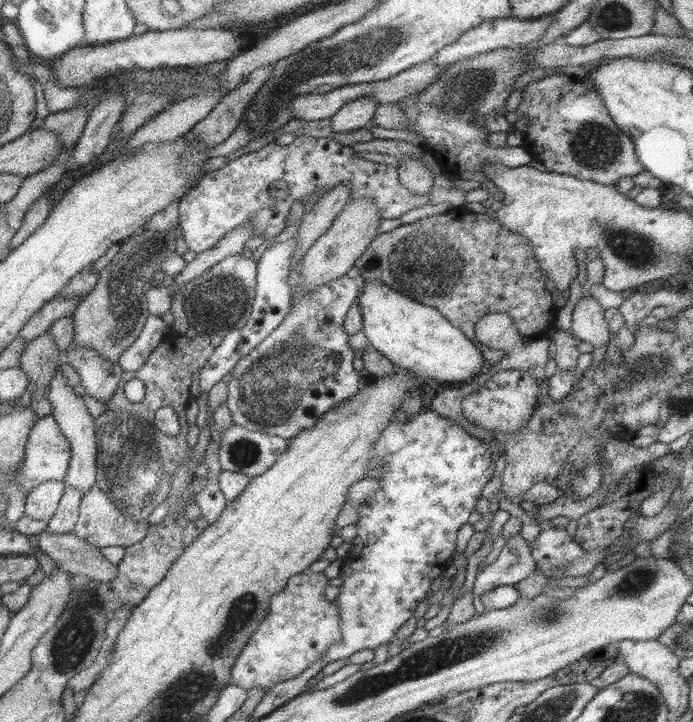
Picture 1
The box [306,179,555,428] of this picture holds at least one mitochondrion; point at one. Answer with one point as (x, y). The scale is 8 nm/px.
(424, 262)

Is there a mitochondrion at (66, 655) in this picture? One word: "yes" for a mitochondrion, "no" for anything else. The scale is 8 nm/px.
yes

